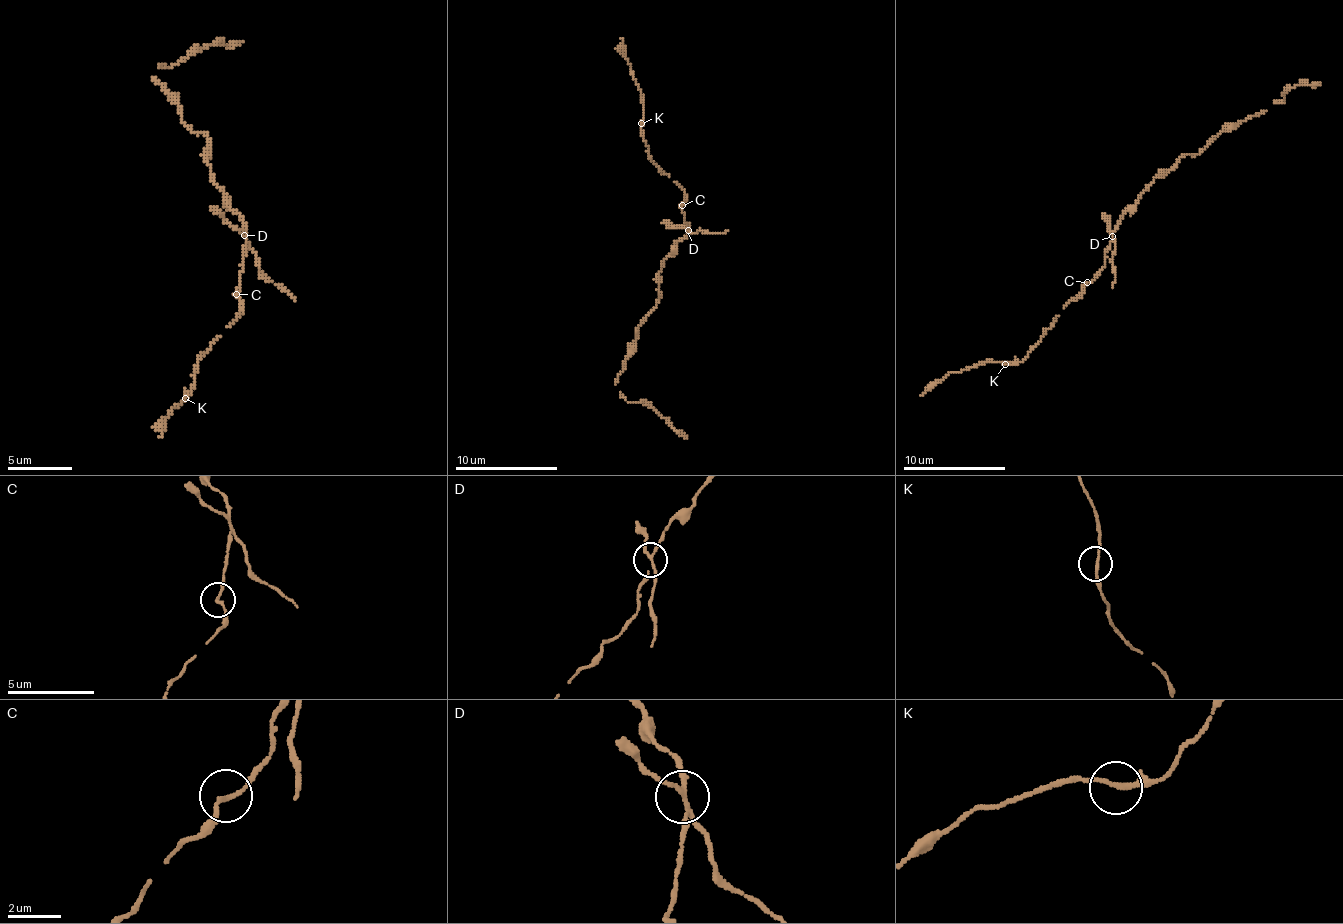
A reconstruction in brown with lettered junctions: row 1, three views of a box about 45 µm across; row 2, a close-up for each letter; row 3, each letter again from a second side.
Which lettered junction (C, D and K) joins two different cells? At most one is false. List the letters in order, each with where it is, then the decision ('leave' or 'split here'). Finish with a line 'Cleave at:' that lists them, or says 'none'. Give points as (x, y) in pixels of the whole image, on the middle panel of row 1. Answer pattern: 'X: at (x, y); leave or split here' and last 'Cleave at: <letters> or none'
C: at (682, 205); leave
D: at (688, 230); split here
K: at (641, 123); leave
Cleave at: D

